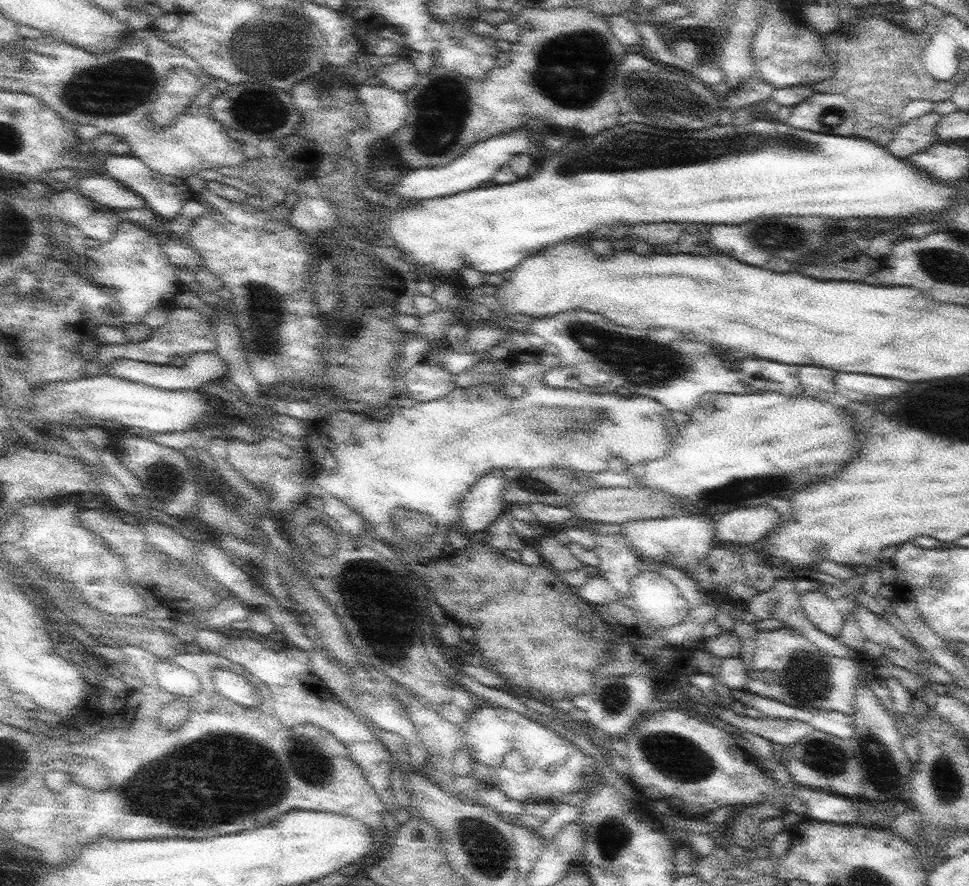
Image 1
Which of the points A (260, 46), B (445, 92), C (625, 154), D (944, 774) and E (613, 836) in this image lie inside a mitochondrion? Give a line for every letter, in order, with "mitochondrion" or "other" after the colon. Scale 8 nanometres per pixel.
A: mitochondrion
B: mitochondrion
C: mitochondrion
D: mitochondrion
E: mitochondrion

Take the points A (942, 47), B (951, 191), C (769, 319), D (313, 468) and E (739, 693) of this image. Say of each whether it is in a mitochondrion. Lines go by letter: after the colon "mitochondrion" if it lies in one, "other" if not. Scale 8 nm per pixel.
A: other
B: other
C: other
D: other
E: other

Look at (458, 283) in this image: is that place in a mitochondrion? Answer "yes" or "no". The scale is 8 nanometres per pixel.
no

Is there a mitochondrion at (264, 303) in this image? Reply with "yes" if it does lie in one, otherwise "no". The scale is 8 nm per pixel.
yes

